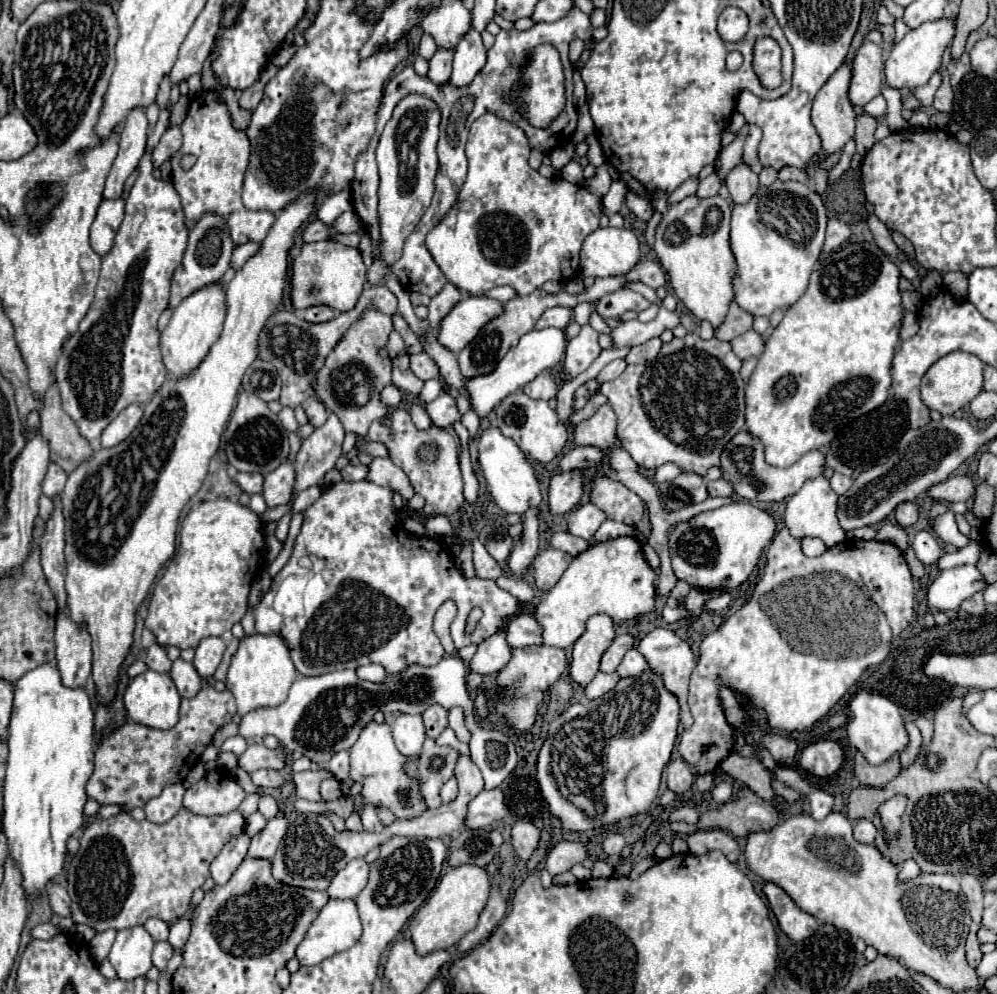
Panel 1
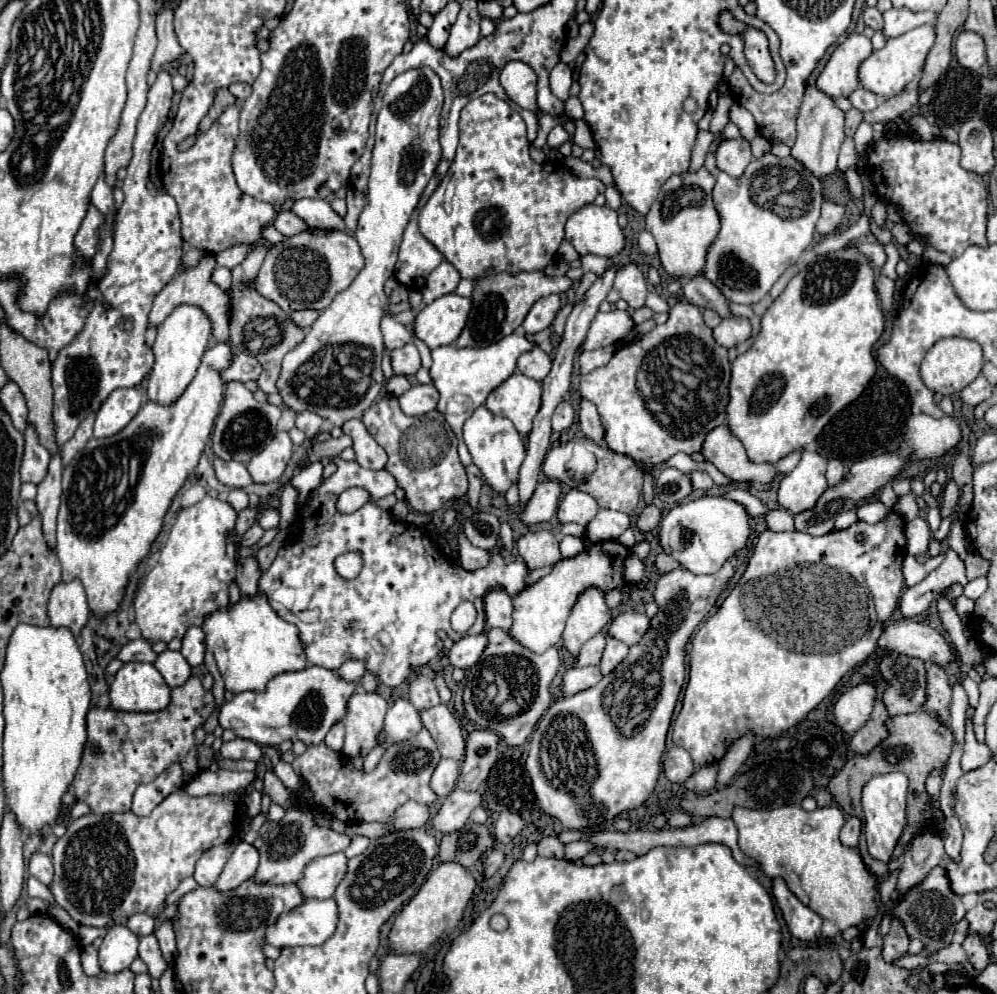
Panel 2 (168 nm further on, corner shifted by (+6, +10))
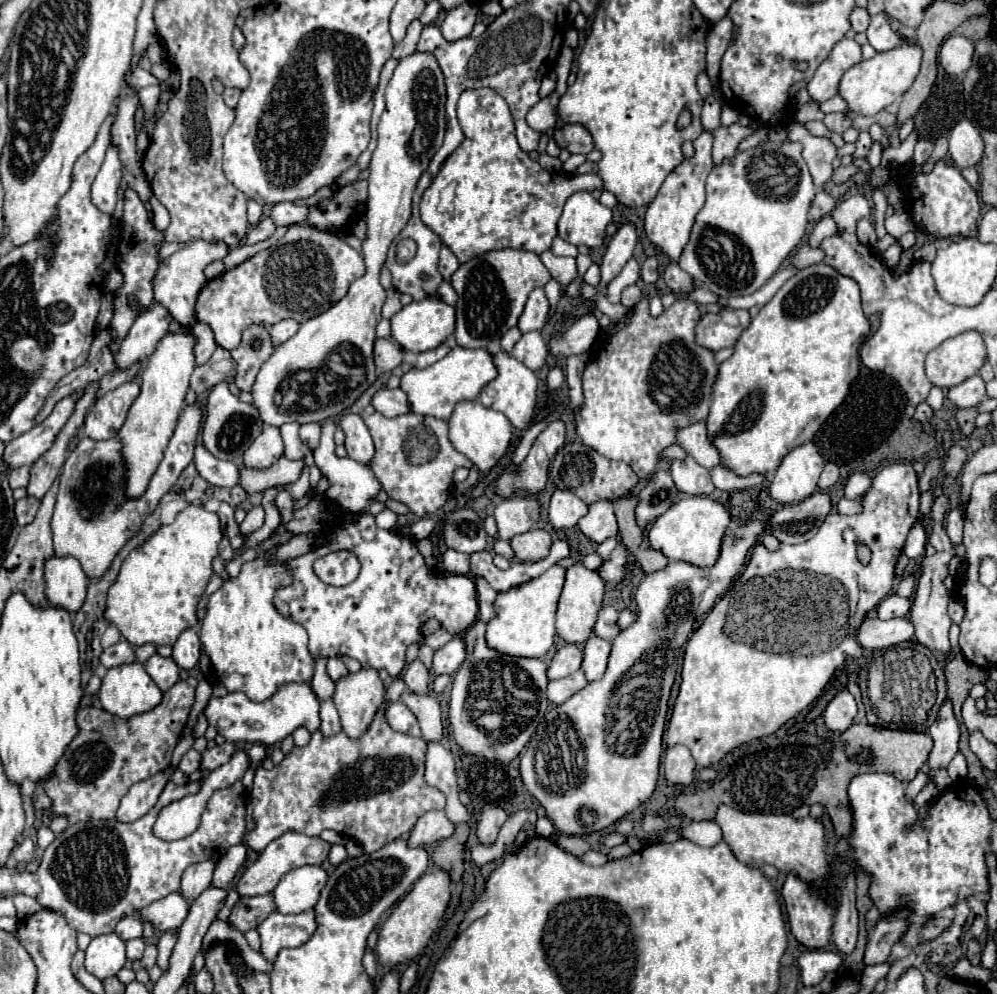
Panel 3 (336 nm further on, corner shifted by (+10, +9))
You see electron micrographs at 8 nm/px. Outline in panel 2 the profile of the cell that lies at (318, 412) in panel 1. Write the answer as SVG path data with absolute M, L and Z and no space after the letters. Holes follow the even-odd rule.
M301 412L301 414L297 416L297 428L299 428L307 438L317 436L319 430L321 430L321 426L323 426L323 418L317 416L317 414L313 414L313 412Z

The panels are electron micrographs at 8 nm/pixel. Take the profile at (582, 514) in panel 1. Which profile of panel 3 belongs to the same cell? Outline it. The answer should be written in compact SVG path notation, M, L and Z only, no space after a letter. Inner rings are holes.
M563 489L563 491L555 491L549 503L549 521L555 529L569 529L575 527L577 521L581 517L585 517L585 513L589 511L589 507L571 491Z

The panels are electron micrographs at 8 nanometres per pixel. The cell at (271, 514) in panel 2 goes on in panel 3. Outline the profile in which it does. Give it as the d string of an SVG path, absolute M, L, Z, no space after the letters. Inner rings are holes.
M257 505L257 507L253 507L253 509L247 513L247 517L245 517L245 521L239 525L239 529L241 529L243 535L245 535L245 533L253 533L253 531L257 531L257 529L263 525L263 521L265 521L263 507Z

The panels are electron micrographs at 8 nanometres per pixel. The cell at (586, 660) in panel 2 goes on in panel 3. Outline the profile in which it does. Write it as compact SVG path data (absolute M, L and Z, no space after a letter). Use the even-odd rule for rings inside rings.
M563 645L553 657L553 661L547 669L547 677L549 679L561 679L561 677L575 673L579 667L581 667L581 647Z

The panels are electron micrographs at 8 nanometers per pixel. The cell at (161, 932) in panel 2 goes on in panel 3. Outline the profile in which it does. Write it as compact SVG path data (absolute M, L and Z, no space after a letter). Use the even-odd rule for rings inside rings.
M149 943L147 949L145 949L143 959L137 961L137 963L133 963L133 969L139 969L139 967L147 967L147 969L151 969L151 967L155 965L155 961L157 961L157 945L155 945L155 943Z

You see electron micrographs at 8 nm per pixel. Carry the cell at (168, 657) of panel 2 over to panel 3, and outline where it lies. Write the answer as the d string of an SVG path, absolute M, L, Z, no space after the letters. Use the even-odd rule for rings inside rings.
M155 653L145 661L145 669L161 691L171 689L179 681L179 667L171 657L161 657Z

